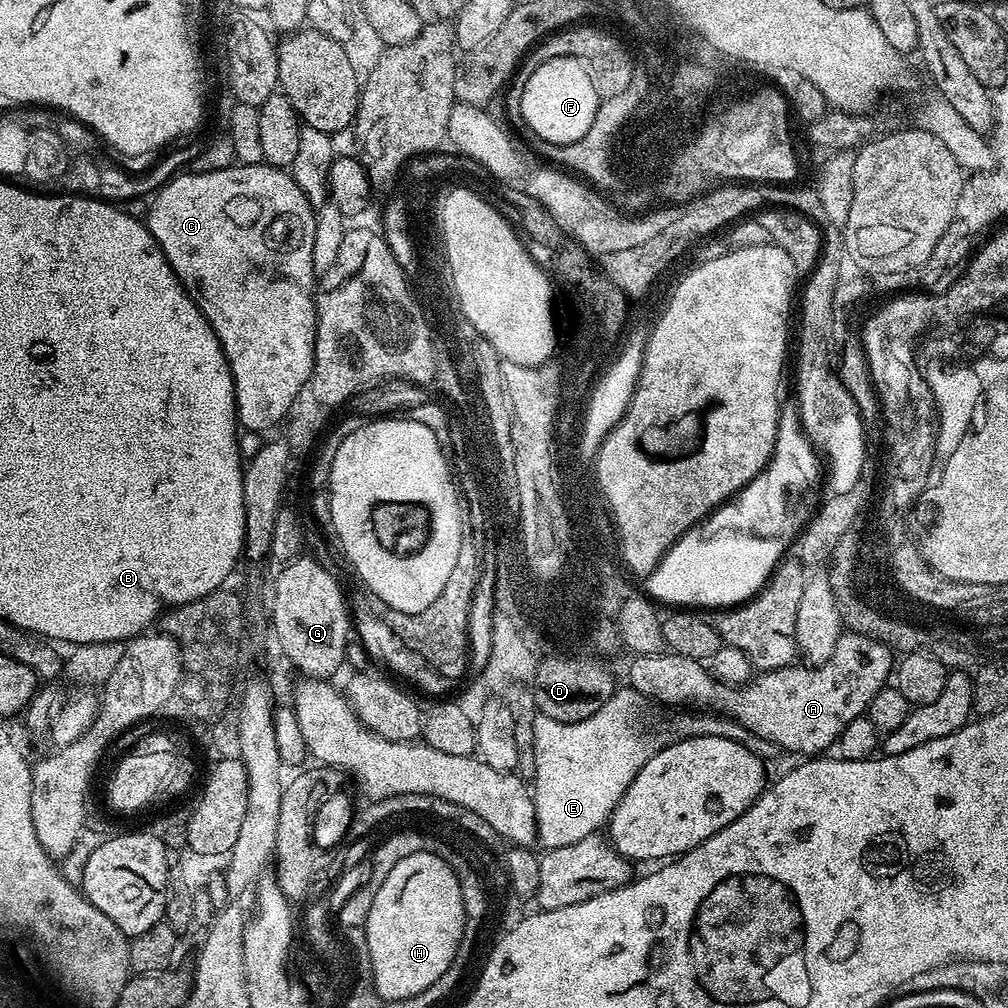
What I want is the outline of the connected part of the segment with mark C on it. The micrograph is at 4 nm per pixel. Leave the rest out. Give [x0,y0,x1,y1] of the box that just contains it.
[146,164,316,432]

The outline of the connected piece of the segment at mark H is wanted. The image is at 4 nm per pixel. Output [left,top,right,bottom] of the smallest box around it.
[363,852,464,1000]

